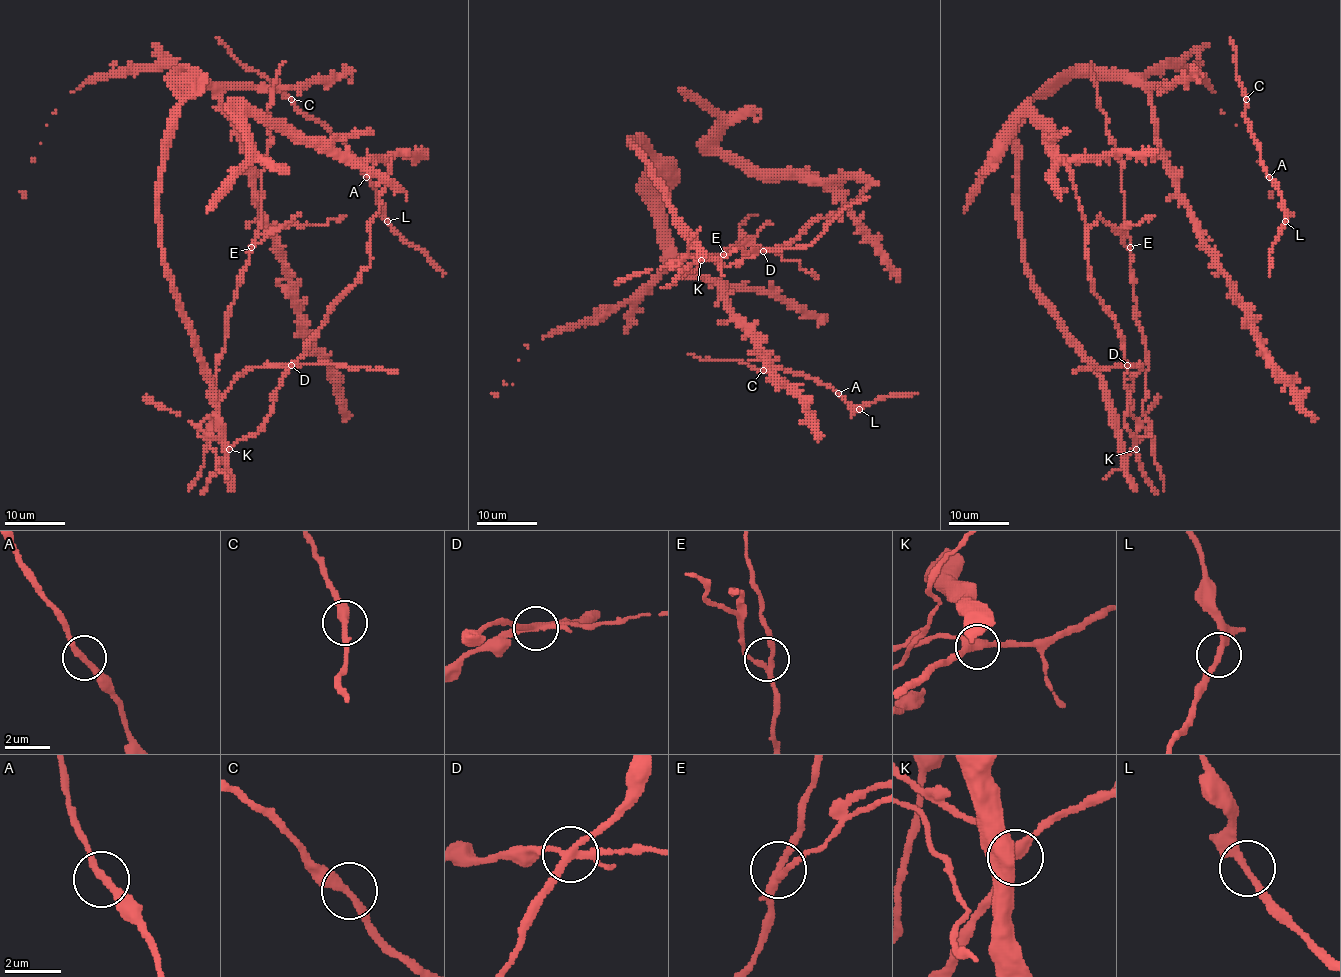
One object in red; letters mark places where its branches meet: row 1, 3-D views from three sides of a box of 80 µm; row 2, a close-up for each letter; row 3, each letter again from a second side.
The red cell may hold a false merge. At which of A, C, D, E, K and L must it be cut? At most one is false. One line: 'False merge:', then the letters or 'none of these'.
False merge: D

